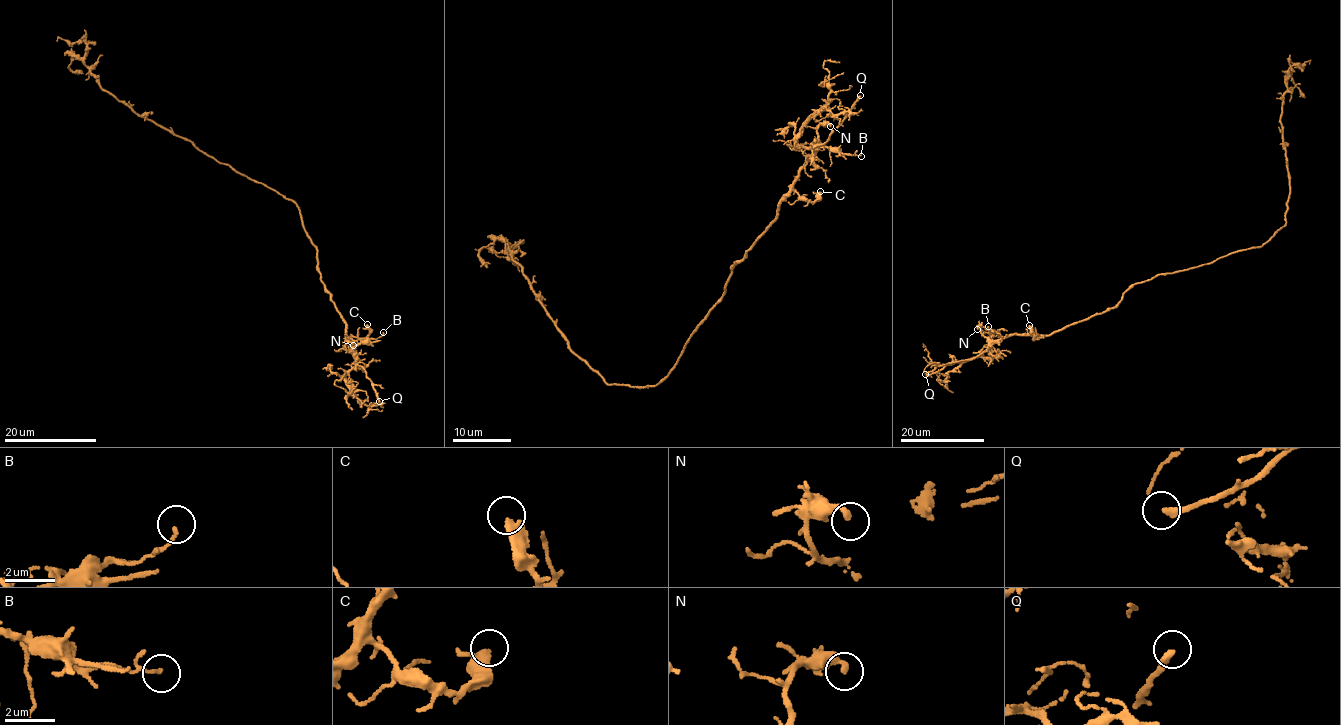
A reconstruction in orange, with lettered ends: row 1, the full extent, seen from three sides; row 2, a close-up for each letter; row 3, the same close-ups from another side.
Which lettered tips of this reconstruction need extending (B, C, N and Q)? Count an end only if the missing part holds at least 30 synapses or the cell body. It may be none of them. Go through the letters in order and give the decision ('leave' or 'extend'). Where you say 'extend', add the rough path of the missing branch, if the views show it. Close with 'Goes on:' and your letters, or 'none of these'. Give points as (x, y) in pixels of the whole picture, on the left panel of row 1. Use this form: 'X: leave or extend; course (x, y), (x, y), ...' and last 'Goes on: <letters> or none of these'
B: leave
C: leave
N: leave
Q: extend
Goes on: Q

